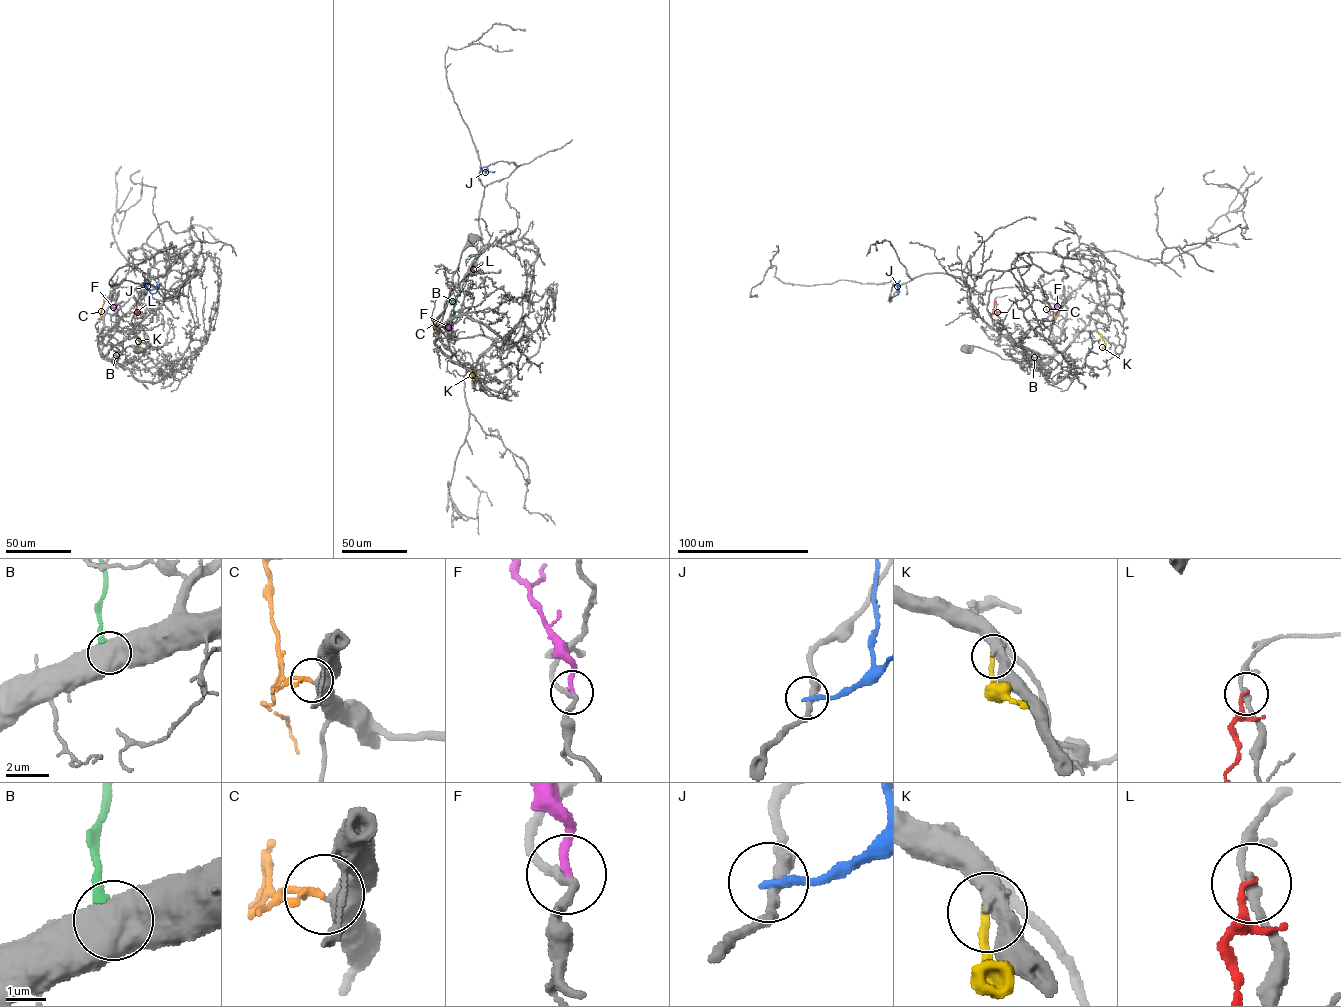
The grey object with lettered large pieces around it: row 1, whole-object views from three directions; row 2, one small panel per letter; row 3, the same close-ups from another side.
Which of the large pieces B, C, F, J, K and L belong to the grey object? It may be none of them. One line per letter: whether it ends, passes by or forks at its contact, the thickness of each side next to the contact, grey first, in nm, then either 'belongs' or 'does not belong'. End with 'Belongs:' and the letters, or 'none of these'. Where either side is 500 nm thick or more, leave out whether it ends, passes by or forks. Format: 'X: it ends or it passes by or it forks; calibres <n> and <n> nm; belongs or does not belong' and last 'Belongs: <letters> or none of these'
B: calibres 750 and 280 nm; does not belong
C: calibres 500 and 220 nm; belongs
F: it ends; calibres 200 and 220 nm; does not belong
J: it ends; calibres 260 and 220 nm; does not belong
K: it ends; calibres 440 and 200 nm; does not belong
L: it ends; calibres 190 and 160 nm; does not belong
Belongs: C

